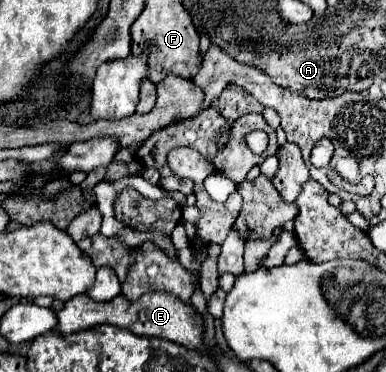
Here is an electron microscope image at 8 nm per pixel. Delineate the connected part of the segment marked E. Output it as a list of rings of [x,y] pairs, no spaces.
[[[148,293],[148,295],[140,297],[140,301],[136,301],[136,303],[130,303],[124,295],[118,295],[108,303],[96,303],[88,295],[76,295],[76,297],[66,301],[66,305],[56,313],[56,317],[58,317],[58,323],[56,323],[56,327],[52,331],[60,333],[60,335],[80,333],[84,329],[108,323],[108,325],[128,329],[128,331],[132,331],[136,335],[164,337],[164,339],[180,343],[180,345],[184,345],[188,349],[206,351],[202,347],[204,319],[192,307],[184,305],[182,301],[176,301],[176,297],[172,297],[170,293]]]

